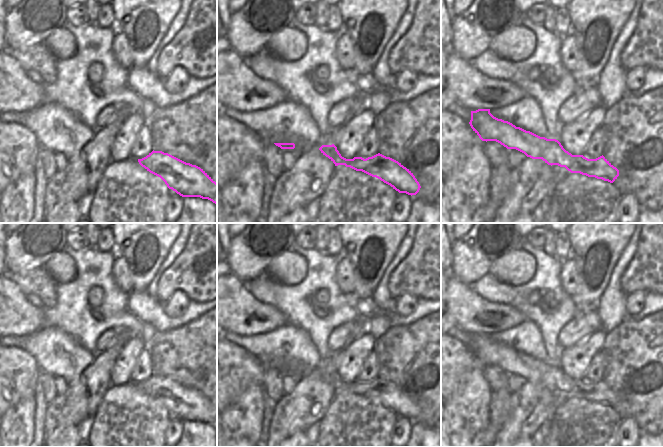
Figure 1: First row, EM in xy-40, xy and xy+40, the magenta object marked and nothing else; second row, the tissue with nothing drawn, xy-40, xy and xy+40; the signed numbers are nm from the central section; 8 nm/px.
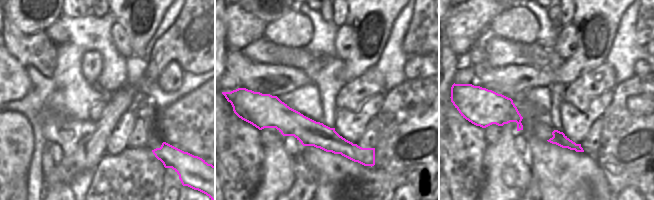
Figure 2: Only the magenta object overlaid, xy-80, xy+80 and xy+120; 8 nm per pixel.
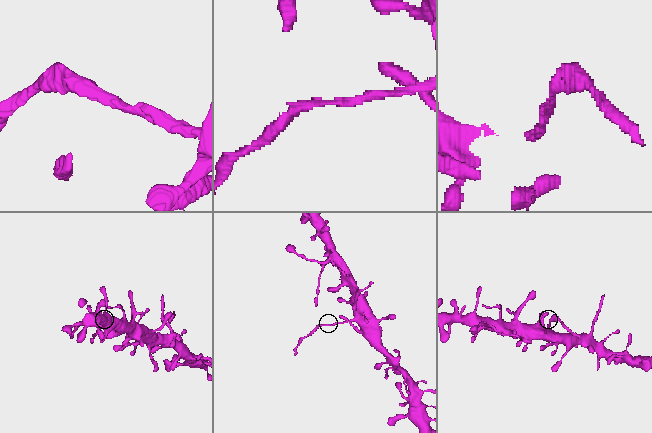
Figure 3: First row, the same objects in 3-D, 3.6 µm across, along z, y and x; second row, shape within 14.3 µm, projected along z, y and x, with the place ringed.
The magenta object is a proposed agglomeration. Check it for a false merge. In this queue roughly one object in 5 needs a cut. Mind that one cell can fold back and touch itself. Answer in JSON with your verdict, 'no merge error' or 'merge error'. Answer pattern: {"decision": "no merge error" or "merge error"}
{"decision": "merge error"}

